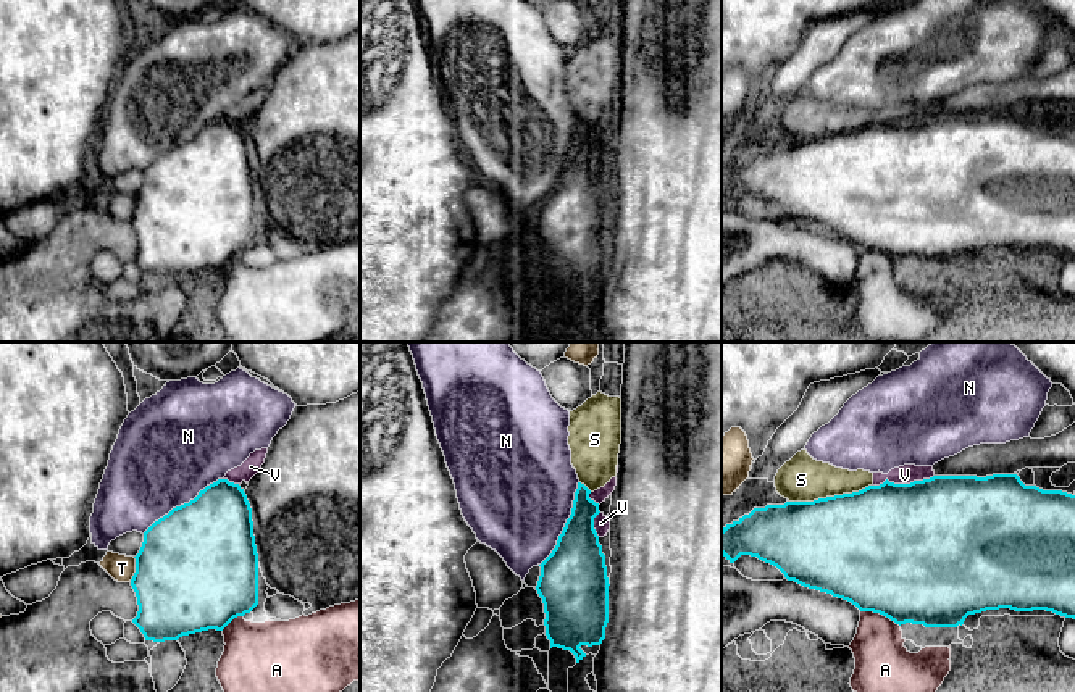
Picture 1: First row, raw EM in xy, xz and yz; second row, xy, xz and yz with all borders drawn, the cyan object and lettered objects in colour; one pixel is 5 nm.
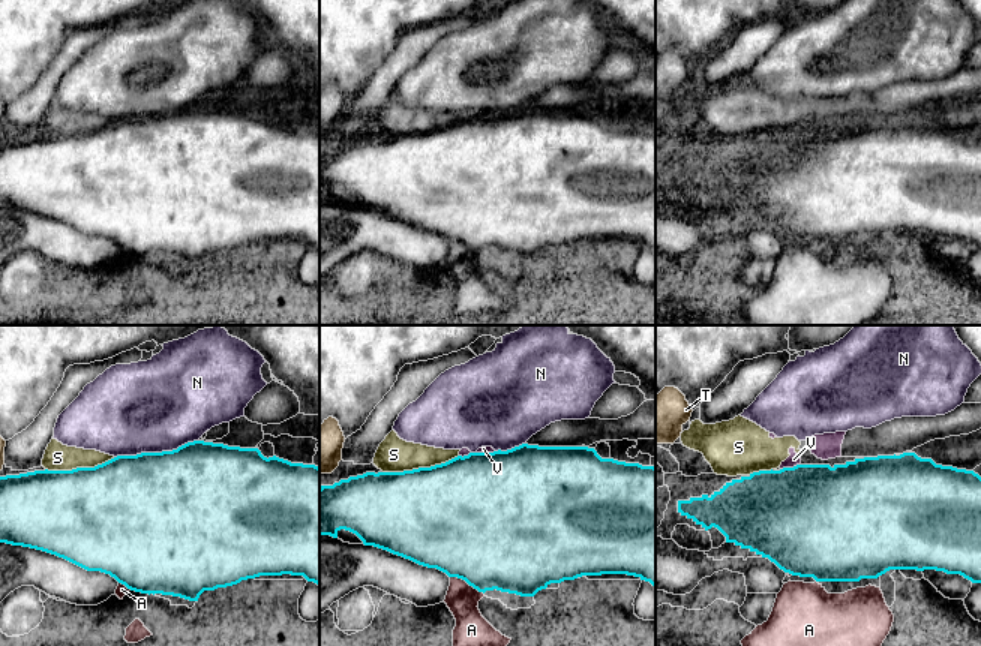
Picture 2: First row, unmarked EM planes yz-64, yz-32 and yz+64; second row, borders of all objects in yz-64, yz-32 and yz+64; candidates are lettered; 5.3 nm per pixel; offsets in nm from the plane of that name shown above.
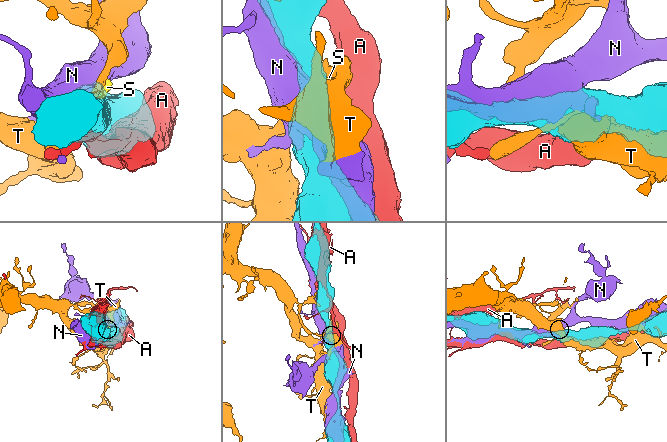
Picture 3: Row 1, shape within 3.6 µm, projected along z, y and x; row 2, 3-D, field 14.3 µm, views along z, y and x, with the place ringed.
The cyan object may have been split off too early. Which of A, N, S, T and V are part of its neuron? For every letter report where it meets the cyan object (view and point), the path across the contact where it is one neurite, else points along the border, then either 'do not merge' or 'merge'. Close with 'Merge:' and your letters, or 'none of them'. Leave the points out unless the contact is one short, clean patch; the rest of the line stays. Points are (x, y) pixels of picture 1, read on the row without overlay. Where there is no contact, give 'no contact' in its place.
A: contact yz (880, 252); do not merge
N: contact xz (565, 162); do not merge
S: contact yz (830, 136); border yz (870, 123), (851, 131), (790, 141); do not merge
T: contact xy (136, 208); do not merge
V: contact yz (903, 123); border yz (933, 113), (909, 121), (890, 121), (885, 118), (872, 125); do not merge
Merge: none of them

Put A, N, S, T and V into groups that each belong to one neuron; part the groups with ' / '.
A / N / S V / T

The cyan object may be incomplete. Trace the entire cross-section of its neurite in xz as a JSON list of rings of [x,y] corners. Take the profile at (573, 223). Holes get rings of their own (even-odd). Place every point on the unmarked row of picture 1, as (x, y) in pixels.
[[[578,121],[575,131],[571,153],[565,161],[562,173],[552,192],[539,203],[541,215],[536,229],[544,242],[546,274],[550,279],[550,287],[558,286],[570,289],[576,302],[586,292],[581,284],[600,284],[605,277],[609,261],[609,216],[605,194],[599,182],[599,174],[594,168],[594,156],[600,152],[599,142],[589,137],[591,129]]]

